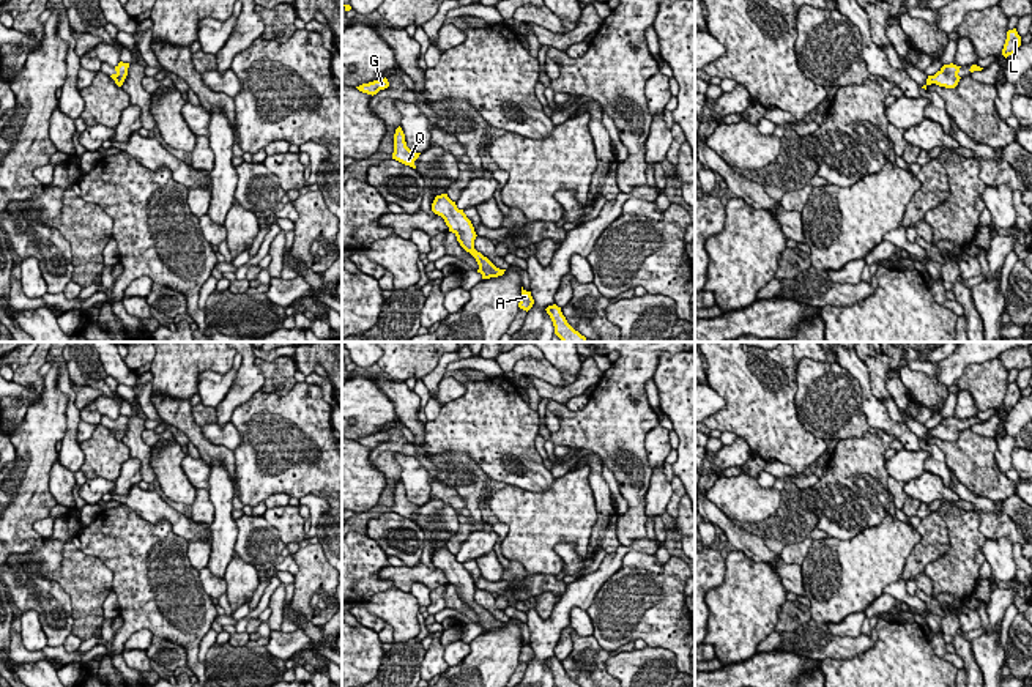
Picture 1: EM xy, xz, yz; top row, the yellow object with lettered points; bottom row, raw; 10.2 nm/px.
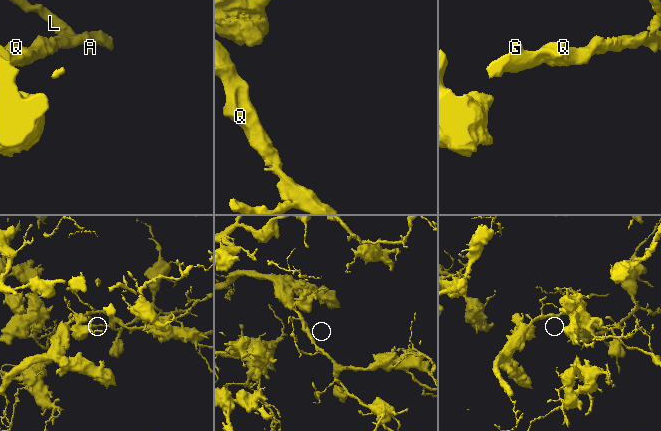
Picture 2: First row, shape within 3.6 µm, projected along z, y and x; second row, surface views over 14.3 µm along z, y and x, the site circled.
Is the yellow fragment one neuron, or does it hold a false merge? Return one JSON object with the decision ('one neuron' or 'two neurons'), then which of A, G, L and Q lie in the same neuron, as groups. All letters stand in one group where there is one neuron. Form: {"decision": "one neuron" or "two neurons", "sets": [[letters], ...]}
{"decision": "one neuron", "sets": [["A", "G", "L", "Q"]]}

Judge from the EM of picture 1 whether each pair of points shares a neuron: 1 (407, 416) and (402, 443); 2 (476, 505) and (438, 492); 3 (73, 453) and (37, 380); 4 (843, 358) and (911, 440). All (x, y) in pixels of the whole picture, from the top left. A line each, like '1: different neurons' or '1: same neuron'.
1: different neurons
2: different neurons
3: different neurons
4: same neuron

